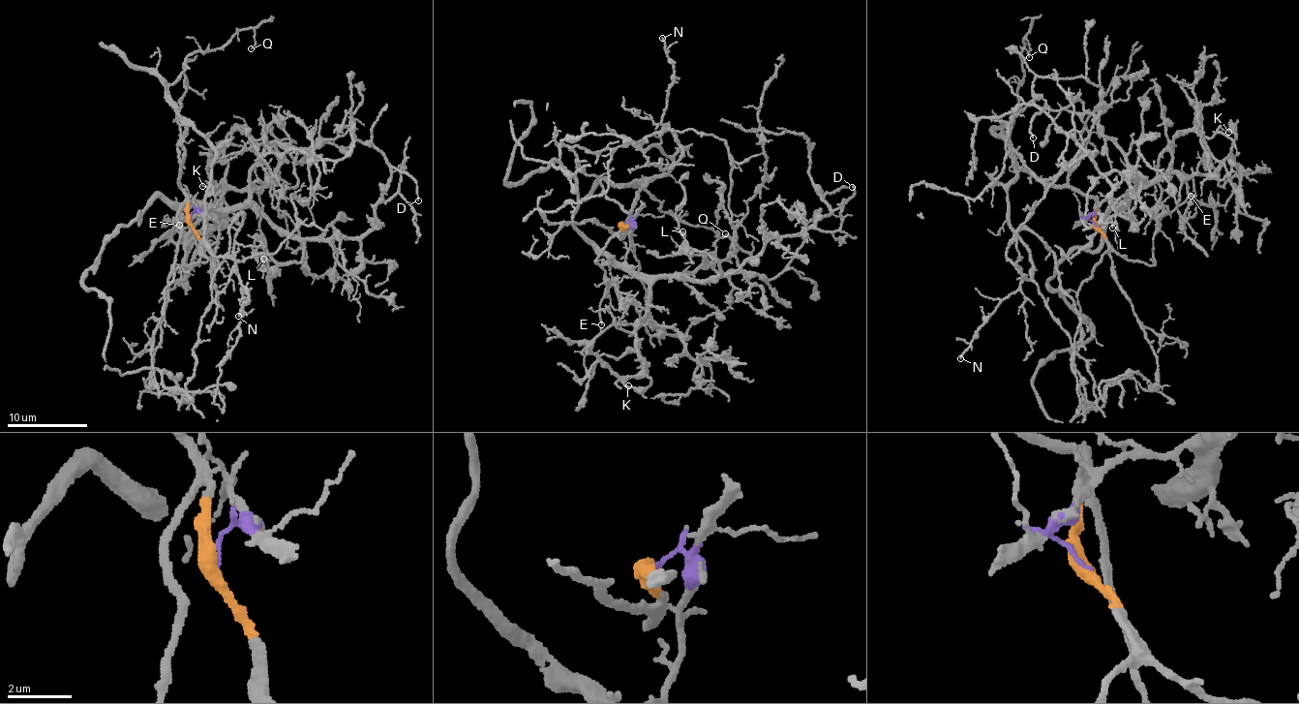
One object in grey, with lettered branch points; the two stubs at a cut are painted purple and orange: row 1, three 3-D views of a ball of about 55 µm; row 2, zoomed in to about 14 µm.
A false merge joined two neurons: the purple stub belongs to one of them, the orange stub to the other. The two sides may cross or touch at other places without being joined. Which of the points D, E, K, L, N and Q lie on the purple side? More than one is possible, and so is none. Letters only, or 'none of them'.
D, K, L

